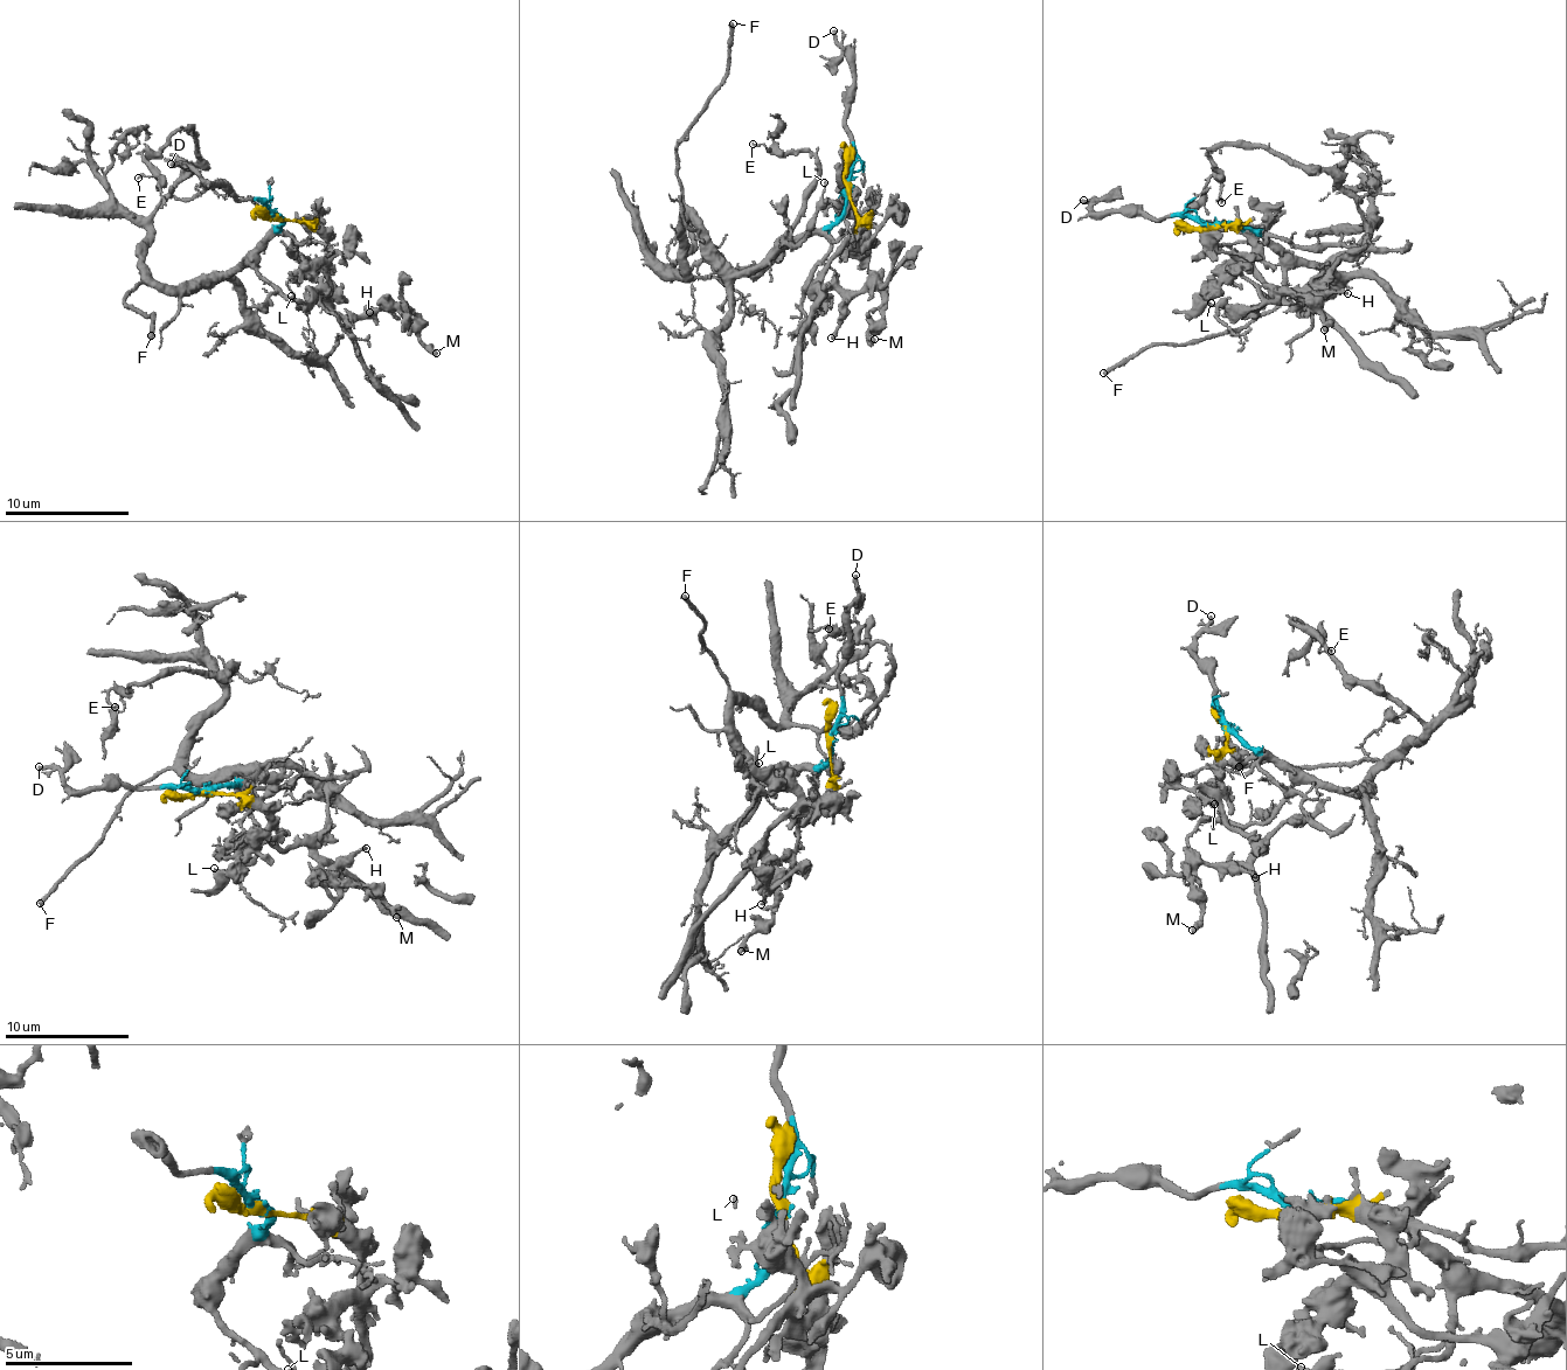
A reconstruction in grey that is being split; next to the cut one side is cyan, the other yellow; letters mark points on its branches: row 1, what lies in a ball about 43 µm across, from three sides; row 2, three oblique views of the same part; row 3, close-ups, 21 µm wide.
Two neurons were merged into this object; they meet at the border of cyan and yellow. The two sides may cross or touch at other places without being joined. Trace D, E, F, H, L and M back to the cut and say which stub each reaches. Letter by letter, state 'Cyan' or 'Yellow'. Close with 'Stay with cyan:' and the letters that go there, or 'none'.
D: Cyan
E: Cyan
F: Cyan
H: Yellow
L: Cyan
M: Yellow
Stay with cyan: D, E, F, L

